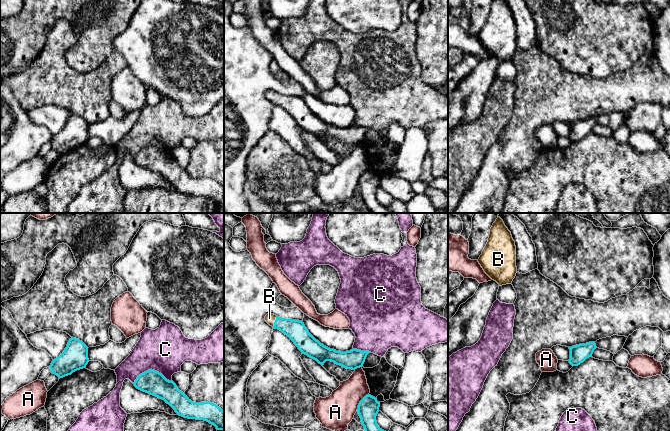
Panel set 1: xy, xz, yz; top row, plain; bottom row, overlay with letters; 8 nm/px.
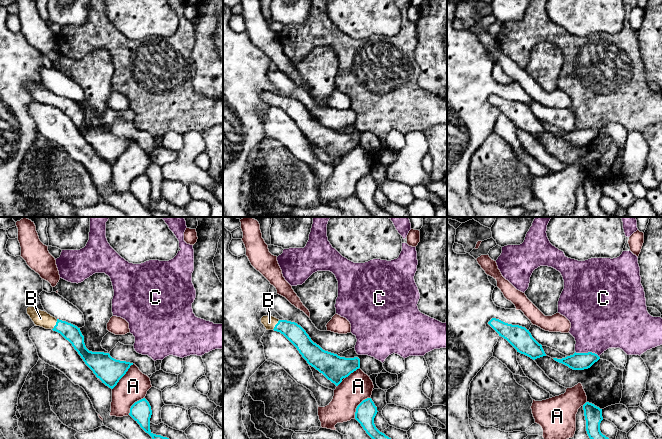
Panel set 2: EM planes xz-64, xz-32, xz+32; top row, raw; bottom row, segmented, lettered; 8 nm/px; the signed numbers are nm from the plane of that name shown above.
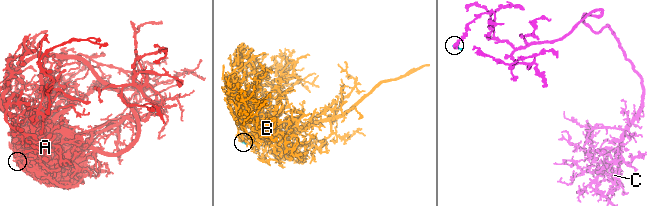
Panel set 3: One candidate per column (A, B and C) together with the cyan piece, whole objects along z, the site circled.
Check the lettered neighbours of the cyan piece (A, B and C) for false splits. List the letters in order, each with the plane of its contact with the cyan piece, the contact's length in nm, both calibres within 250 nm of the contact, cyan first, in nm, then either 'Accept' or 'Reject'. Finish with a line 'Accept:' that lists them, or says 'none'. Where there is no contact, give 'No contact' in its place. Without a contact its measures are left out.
A: Touches cyan in xz. Shared border 170 nm. Thickness 170 nm (cyan) against 280 nm. Reject
B: Touches cyan in xz. Shared border 100 nm. Thickness 160 nm (cyan) against 80 nm. Accept
C: Touches cyan in xy. Shared border 320 nm. Thickness 190 nm (cyan) against 360 nm. Reject
Accept: B

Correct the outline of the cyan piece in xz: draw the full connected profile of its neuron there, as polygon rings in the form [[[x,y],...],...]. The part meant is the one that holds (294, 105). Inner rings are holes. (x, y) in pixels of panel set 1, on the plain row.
[[[267,90],[265,97],[274,105],[287,111],[302,130],[316,136],[322,142],[326,137],[334,138],[346,145],[355,146],[363,142],[367,131],[371,128],[352,125],[341,128],[330,125],[316,116],[299,96],[285,95],[274,90]]]

